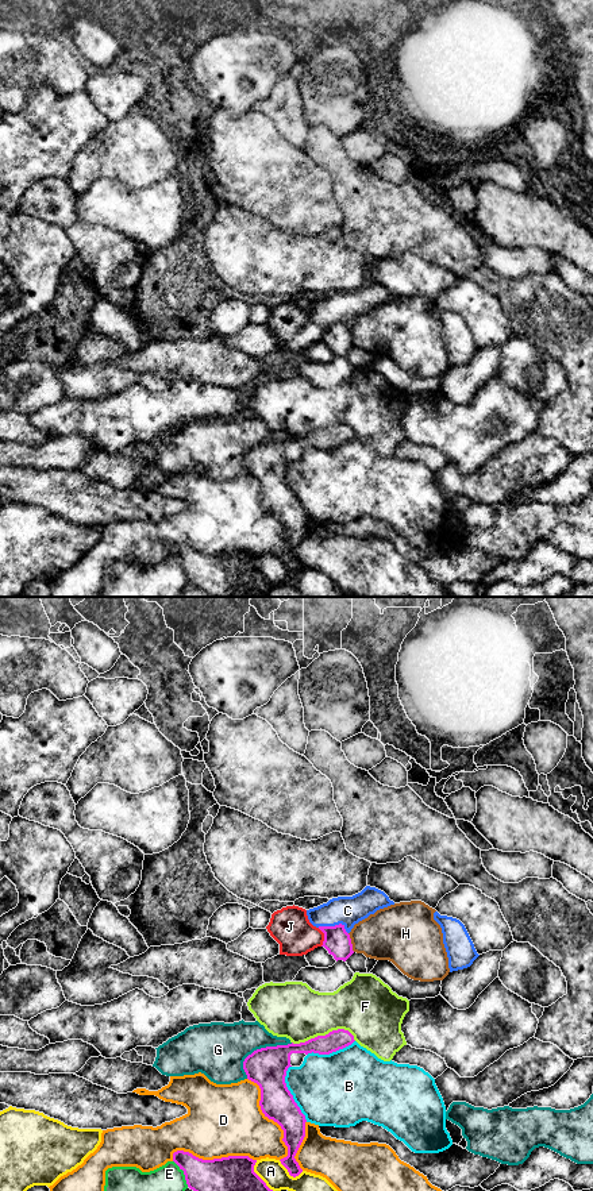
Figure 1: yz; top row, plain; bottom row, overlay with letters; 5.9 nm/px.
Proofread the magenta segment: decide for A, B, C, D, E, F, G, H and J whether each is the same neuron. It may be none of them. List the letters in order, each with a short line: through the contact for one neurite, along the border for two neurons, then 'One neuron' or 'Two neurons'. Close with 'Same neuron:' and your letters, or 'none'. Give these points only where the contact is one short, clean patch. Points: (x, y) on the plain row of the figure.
A: Two neurons
B: Two neurons
C: Line: yz (337, 335), (334, 322), (347, 305). One neuron
D: Two neurons
E: Two neurons
F: Two neurons
G: Two neurons
H: Two neurons
J: Two neurons
Same neuron: C

